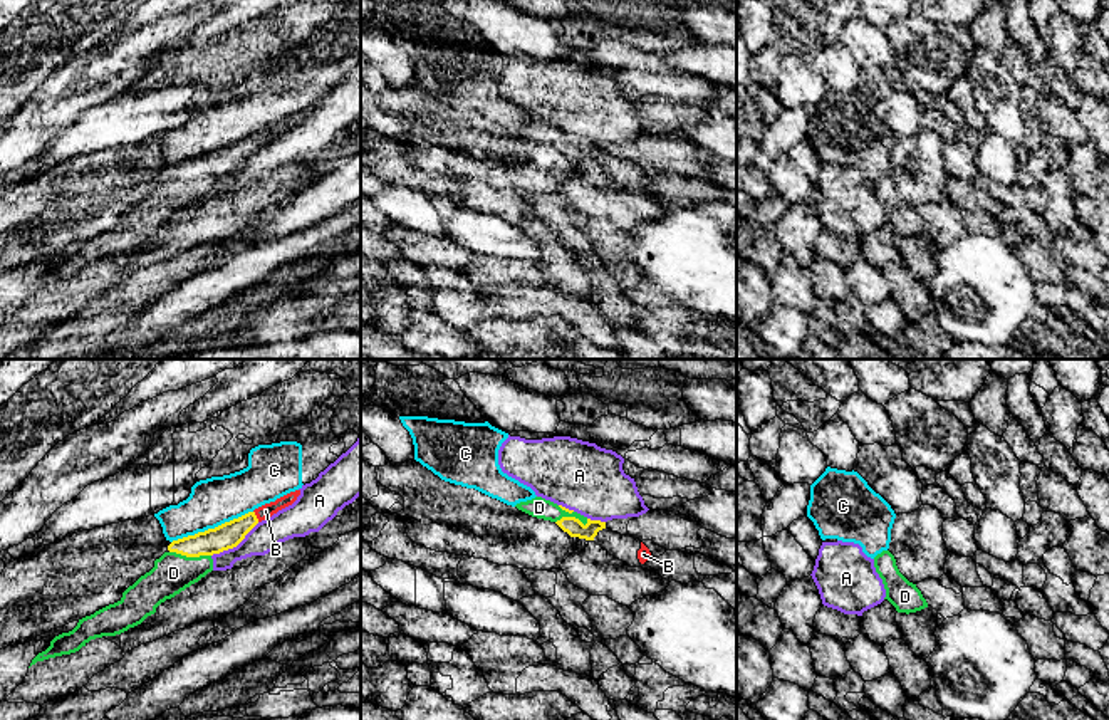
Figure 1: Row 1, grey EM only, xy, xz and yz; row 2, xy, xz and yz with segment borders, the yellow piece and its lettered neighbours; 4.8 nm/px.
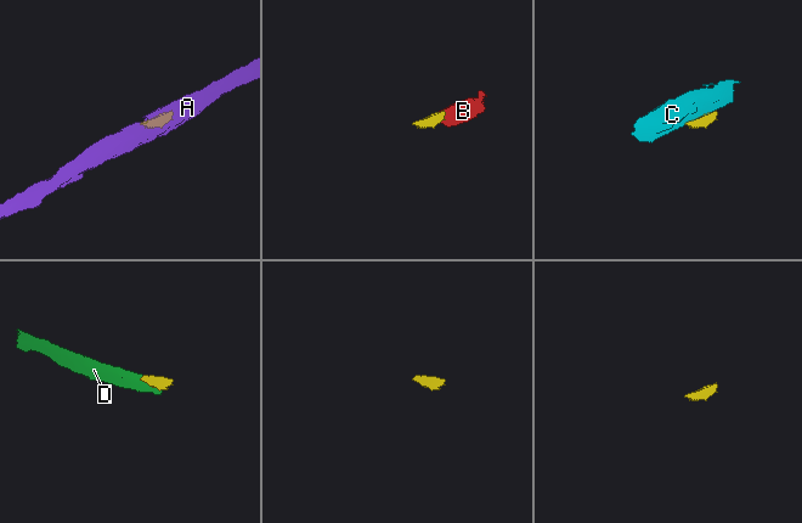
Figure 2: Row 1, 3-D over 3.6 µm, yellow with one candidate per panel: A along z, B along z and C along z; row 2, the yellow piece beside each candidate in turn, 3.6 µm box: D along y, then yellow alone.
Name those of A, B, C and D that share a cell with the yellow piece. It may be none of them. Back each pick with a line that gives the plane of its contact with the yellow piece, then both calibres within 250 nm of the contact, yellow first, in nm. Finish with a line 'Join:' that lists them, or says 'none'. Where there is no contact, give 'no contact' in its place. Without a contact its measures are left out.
B: contact in xy; calibres 130 and 70 nm
D: contact in xz; calibres 90 and 100 nm
Join: B, D

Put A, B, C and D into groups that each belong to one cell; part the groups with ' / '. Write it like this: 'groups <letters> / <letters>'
groups A / B D / C

